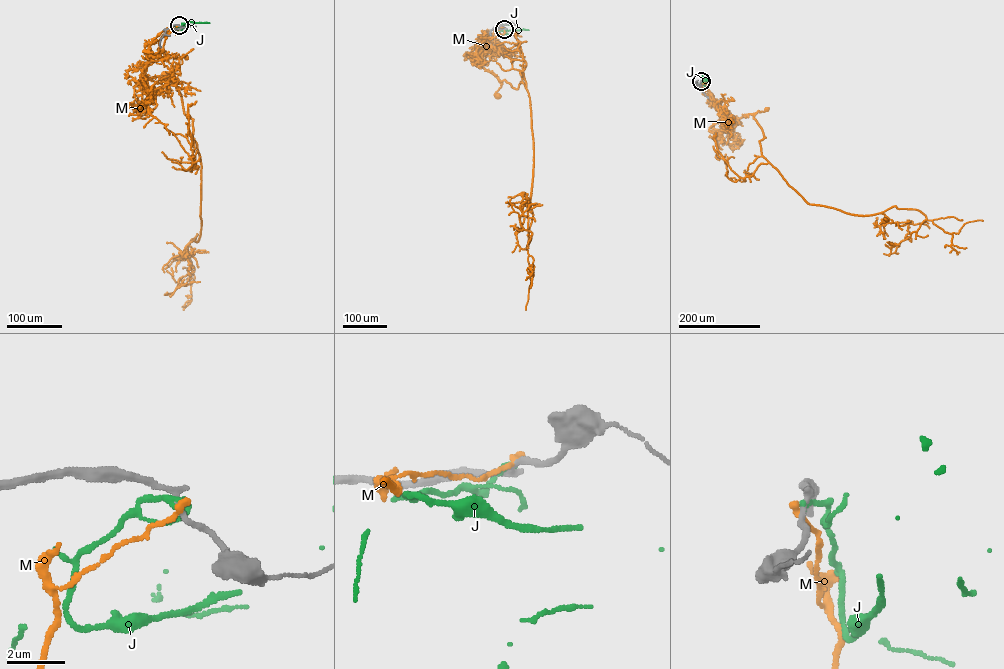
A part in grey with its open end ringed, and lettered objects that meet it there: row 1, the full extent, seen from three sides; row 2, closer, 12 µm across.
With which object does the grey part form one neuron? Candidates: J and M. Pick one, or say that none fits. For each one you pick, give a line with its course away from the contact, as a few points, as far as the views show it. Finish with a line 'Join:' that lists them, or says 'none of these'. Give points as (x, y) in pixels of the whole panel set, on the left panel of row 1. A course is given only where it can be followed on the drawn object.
Join: none of these

